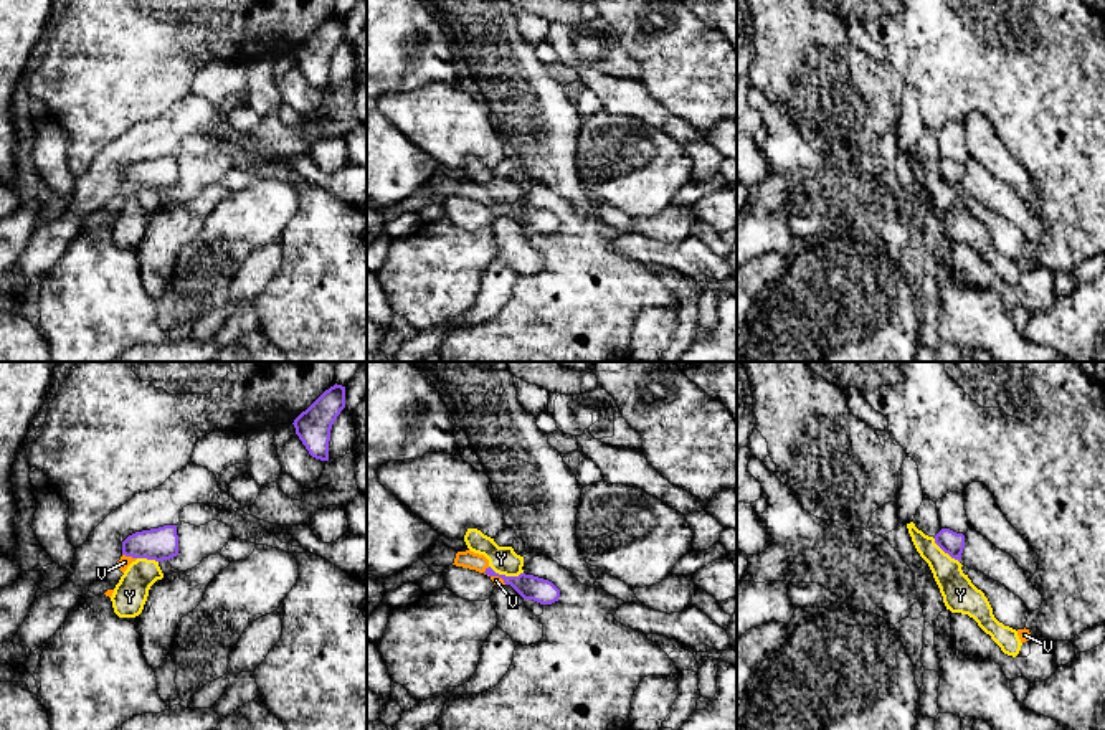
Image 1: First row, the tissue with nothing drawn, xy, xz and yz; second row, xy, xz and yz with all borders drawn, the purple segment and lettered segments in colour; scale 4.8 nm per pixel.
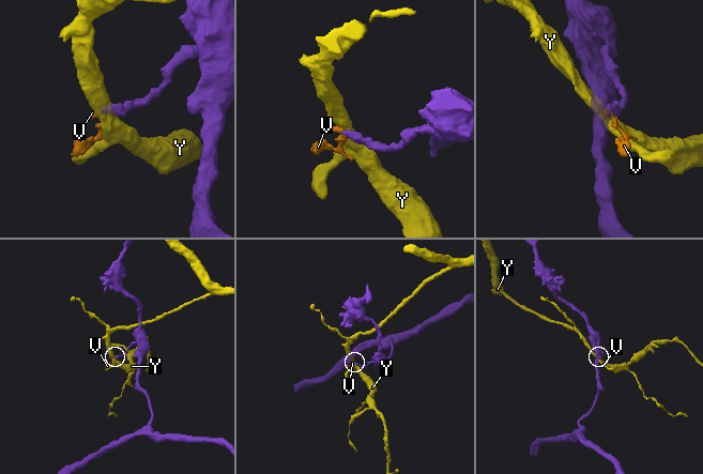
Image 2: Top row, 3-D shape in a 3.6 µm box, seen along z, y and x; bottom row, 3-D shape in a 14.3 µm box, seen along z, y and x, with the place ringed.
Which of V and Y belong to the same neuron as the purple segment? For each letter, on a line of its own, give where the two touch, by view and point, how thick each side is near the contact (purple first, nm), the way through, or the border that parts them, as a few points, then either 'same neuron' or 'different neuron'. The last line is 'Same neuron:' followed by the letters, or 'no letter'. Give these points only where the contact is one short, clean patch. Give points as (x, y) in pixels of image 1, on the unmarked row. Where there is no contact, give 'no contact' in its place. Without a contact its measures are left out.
V: meets purple in xy at (129, 185); 160 nm thick on the purple side, 60 nm on the other; runs through xy (161, 174), (142, 174), (129, 185), (124, 192); same neuron
Y: meets purple in xz at (504, 205); 120 nm thick on the purple side, 140 nm on the other; border along xz (489, 195), (499, 203), (522, 203); different neuron
Same neuron: V

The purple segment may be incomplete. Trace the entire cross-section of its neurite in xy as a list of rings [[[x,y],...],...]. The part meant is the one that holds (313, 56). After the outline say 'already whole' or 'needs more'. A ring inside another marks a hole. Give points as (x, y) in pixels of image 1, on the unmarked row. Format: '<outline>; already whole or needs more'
[[[335,13],[294,50],[296,64],[312,88],[329,91],[330,59],[344,38],[345,17]]]; already whole

